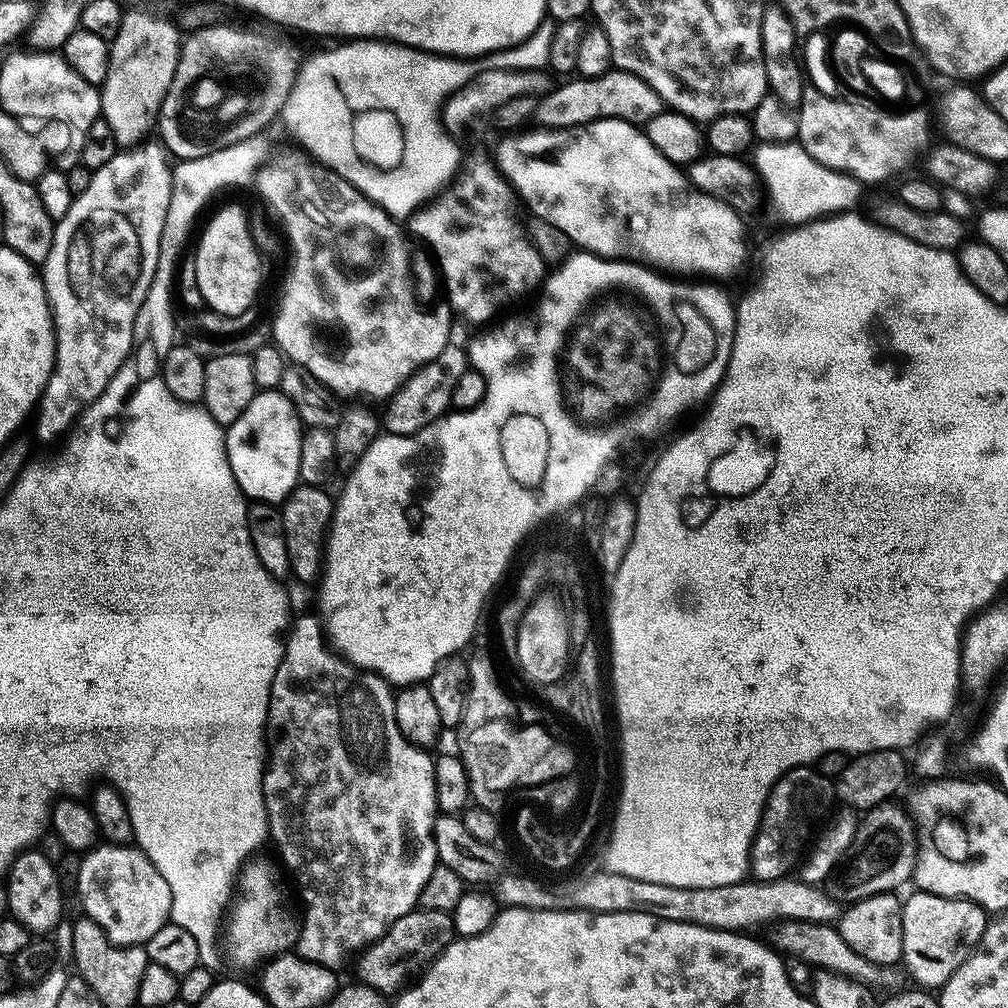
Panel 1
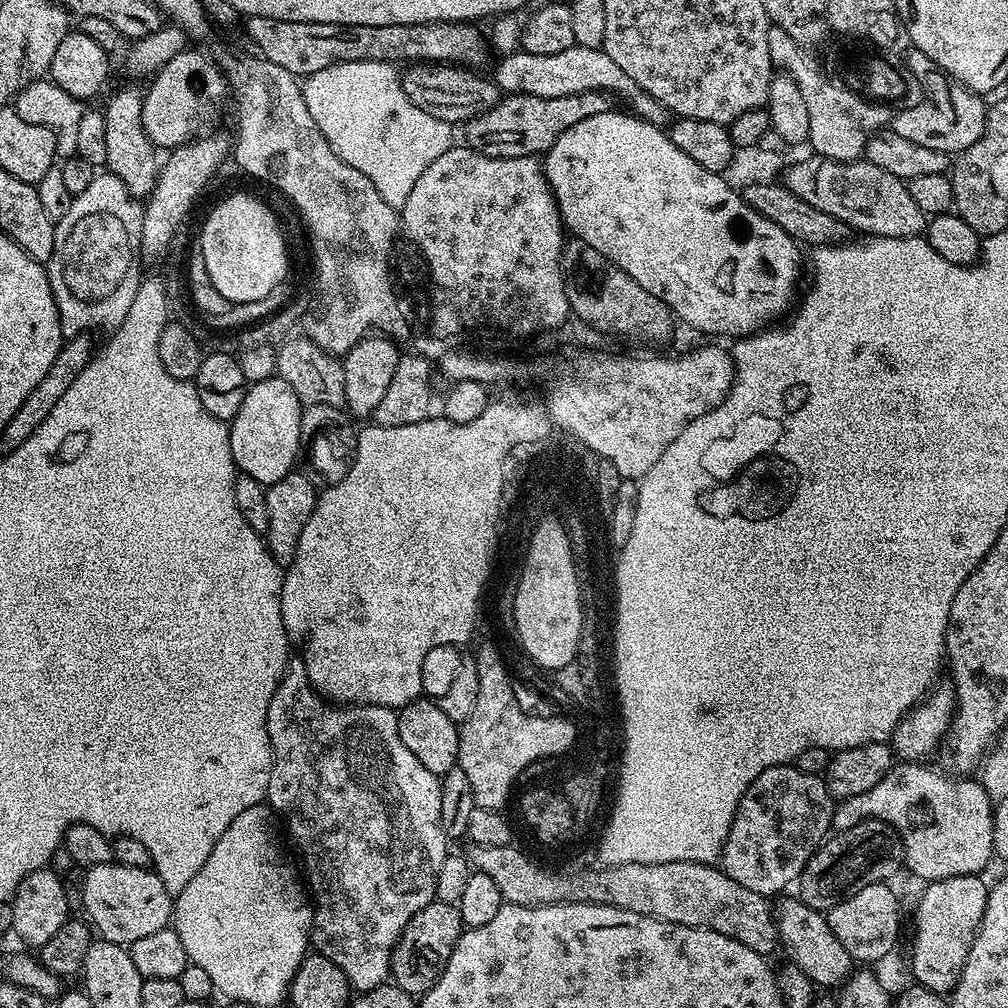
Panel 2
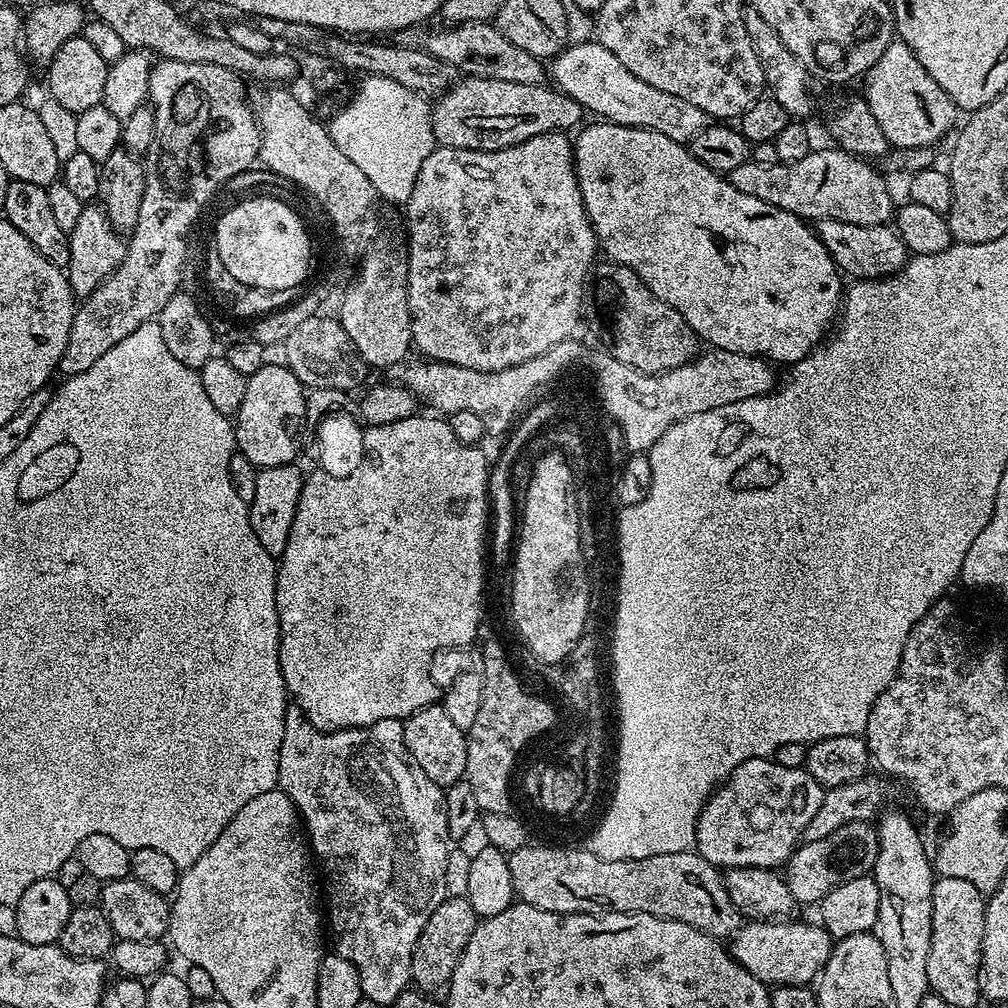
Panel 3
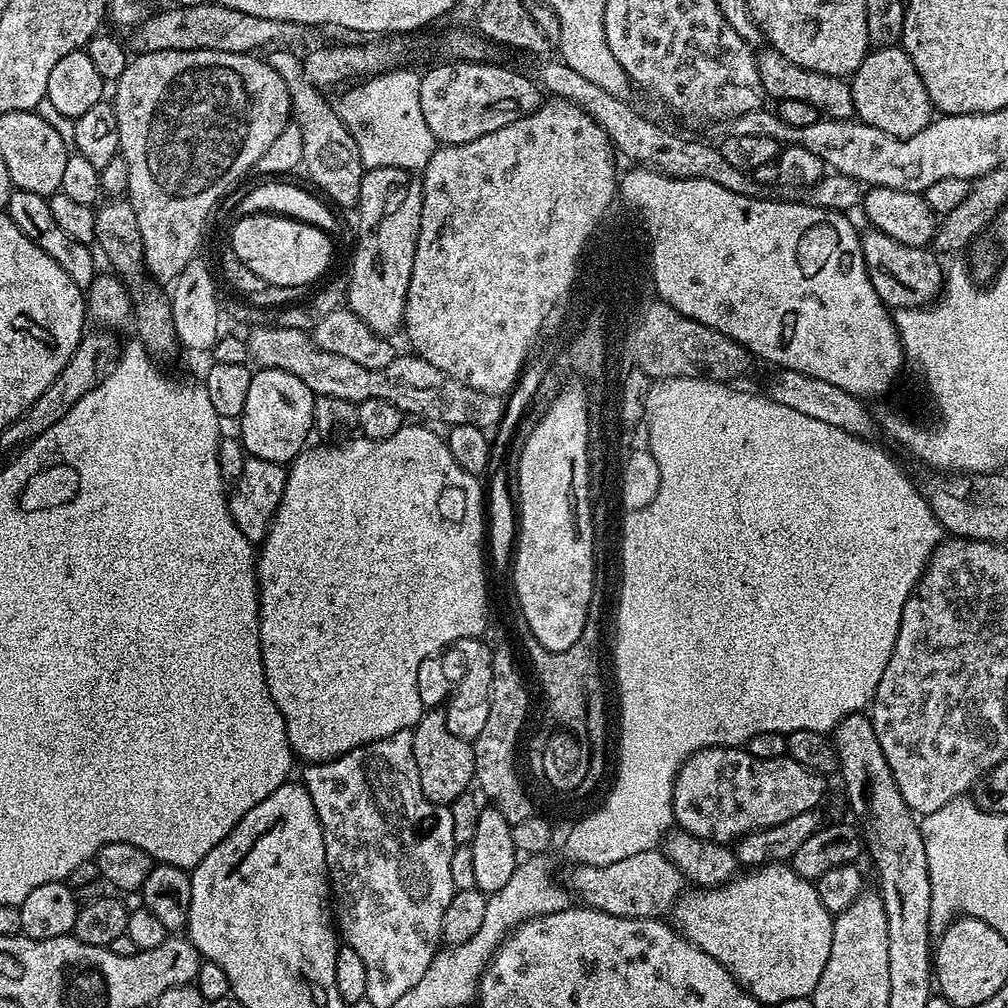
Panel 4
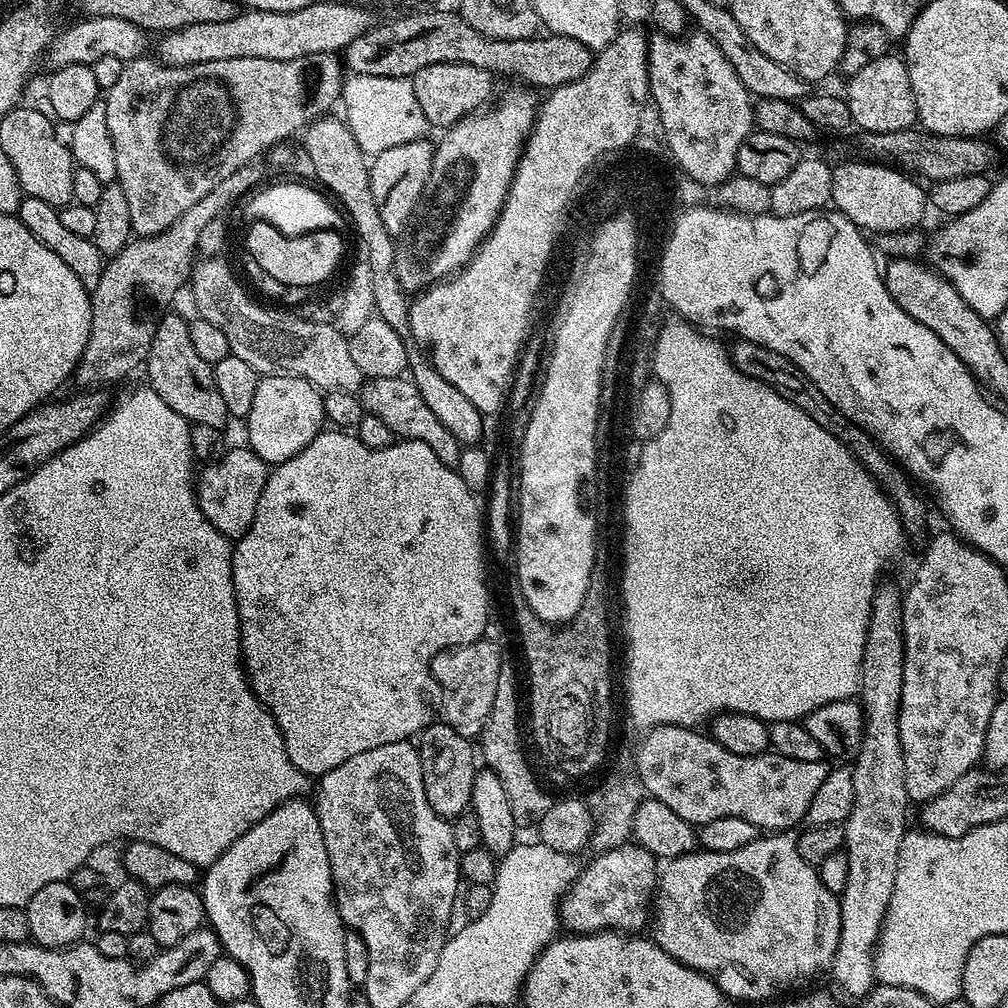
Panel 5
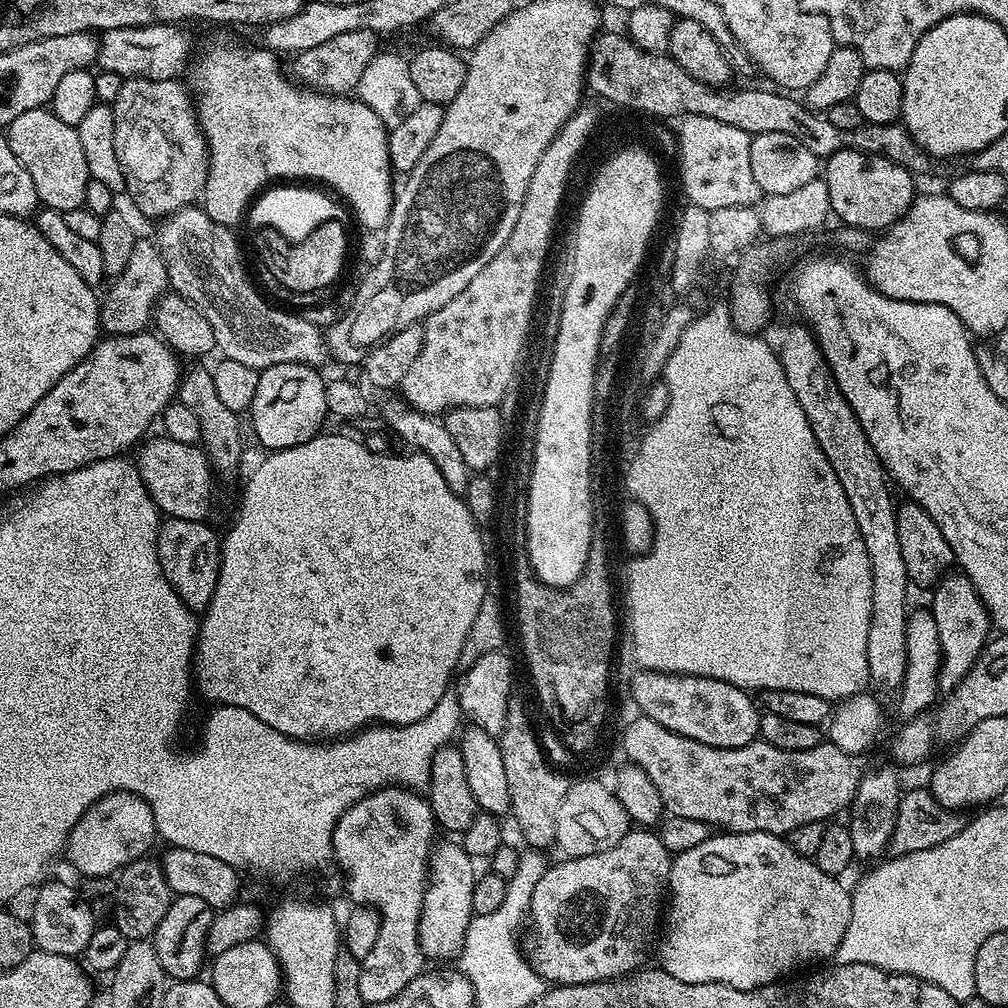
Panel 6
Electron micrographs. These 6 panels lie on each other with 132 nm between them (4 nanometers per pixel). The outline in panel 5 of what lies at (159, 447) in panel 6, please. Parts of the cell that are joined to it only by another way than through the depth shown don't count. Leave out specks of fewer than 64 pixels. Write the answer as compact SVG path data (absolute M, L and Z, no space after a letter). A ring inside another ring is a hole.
M247 446L229 447L219 460L201 467L195 477L196 501L206 514L210 526L214 526L223 536L235 542L242 539L254 522L254 510L258 510L258 498L268 481L269 465Z

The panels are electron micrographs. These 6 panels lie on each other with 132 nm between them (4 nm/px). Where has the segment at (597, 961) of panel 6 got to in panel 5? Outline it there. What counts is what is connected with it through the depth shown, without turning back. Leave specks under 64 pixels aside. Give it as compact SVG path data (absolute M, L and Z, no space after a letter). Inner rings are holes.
M629 842L611 848L608 852L593 855L593 860L583 865L571 888L560 898L560 922L569 933L587 934L590 932L627 932L636 934L644 923L650 920L650 909L654 904L654 893L658 887L658 860L638 843Z

